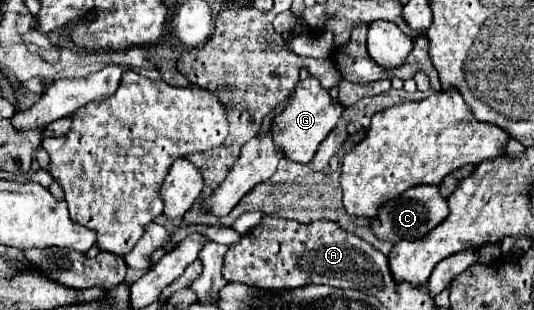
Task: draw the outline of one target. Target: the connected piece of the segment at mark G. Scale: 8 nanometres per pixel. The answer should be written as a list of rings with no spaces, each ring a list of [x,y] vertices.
[[[307,76],[305,80],[301,80],[299,90],[295,90],[291,98],[293,100],[289,100],[289,106],[273,118],[275,144],[283,148],[283,154],[289,160],[307,164],[313,158],[317,146],[337,126],[345,108],[339,102],[333,102],[329,90],[325,90],[315,76]]]

